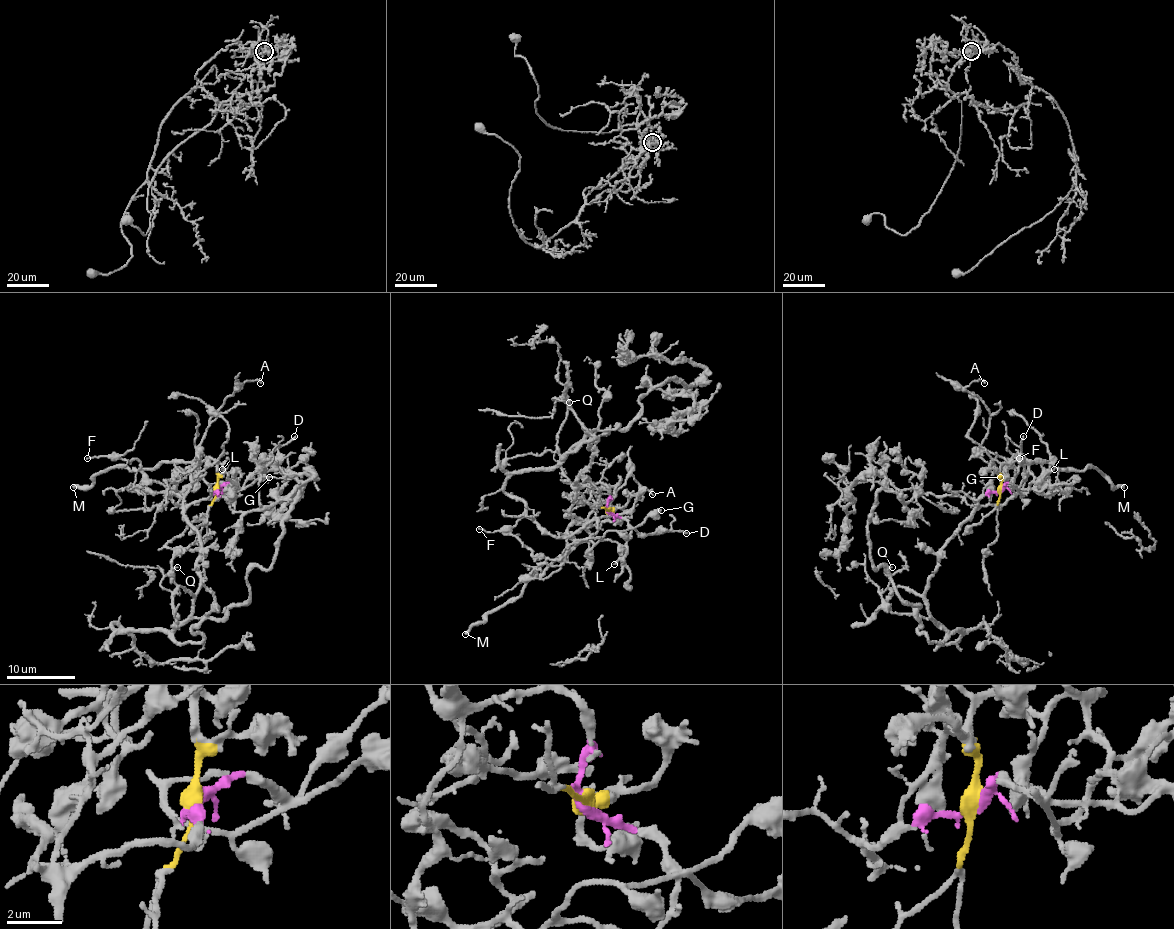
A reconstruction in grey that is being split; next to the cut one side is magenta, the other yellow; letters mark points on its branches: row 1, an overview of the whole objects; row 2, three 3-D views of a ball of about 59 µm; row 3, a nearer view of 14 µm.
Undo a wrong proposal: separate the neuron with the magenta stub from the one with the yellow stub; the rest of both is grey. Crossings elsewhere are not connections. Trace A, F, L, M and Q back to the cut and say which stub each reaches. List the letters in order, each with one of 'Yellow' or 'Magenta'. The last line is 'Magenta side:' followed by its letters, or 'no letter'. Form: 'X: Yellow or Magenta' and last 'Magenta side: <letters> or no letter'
A: Yellow
F: Yellow
L: Yellow
M: Yellow
Q: Magenta
Magenta side: Q

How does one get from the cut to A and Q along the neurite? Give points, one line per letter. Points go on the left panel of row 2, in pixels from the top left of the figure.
A: (216, 491), (216, 463), (209, 458), (194, 467), (203, 453), (199, 443), (208, 421), (245, 381), (261, 383)
Q: (216, 491), (216, 497), (186, 509), (201, 543), (199, 588), (192, 595), (160, 584), (177, 567)

